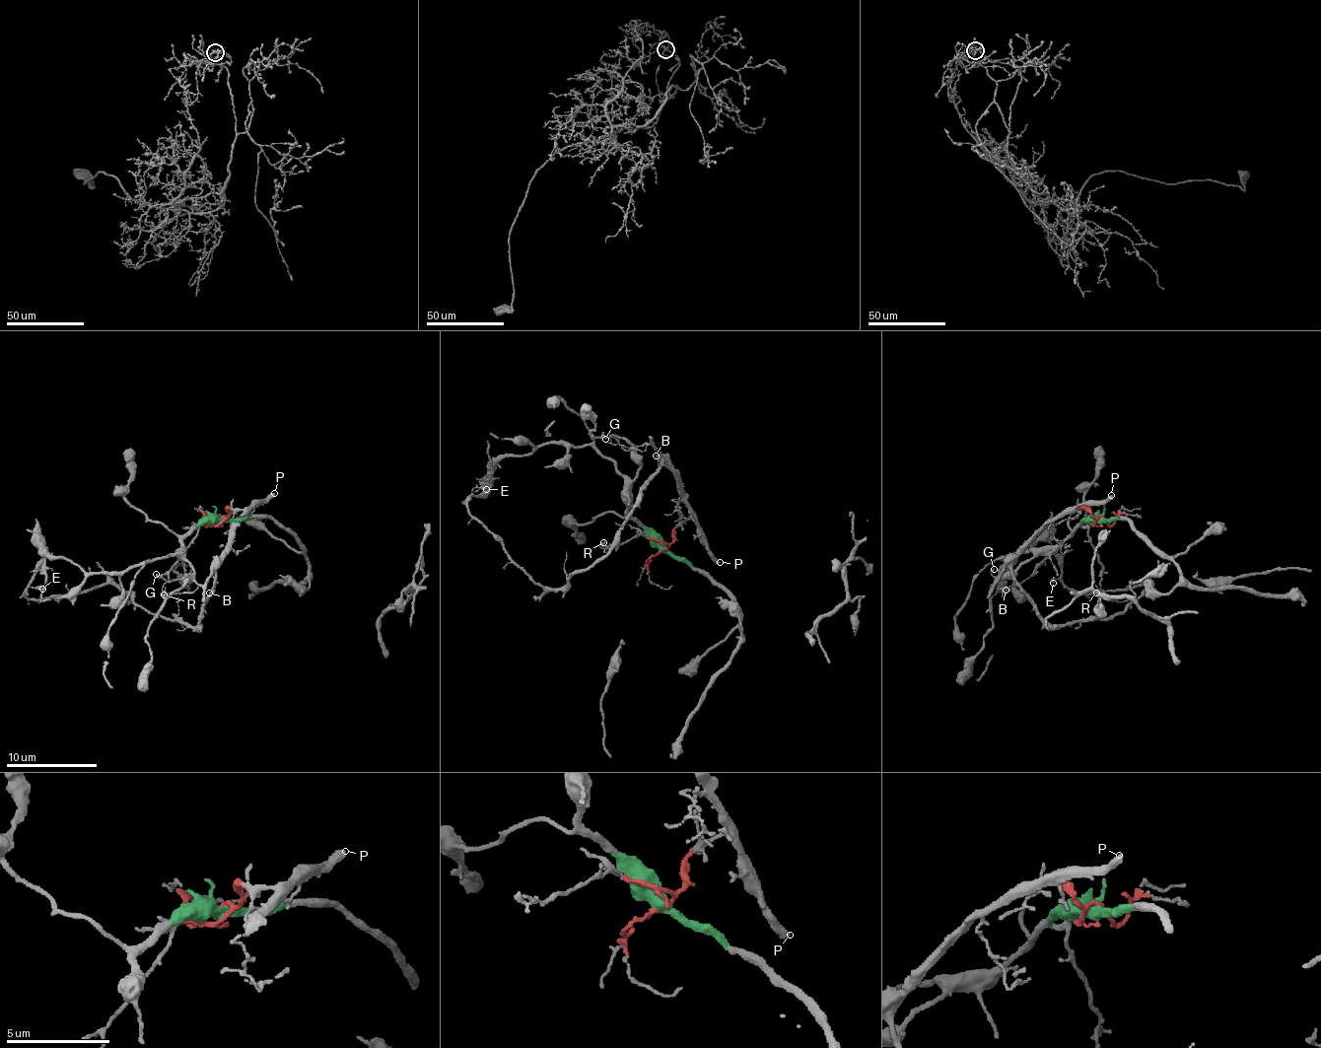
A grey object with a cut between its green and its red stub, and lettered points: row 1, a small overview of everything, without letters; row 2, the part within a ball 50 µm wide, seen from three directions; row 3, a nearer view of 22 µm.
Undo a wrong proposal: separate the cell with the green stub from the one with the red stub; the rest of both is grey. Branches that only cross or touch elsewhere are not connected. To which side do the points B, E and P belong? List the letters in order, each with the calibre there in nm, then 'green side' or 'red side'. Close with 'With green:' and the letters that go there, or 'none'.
B: 110 nm | red side
E: 200 nm | red side
P: 360 nm | red side
With green: none

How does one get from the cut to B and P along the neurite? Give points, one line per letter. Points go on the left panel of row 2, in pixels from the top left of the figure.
B: (220, 521), (228, 516), (227, 510), (242, 510), (230, 549), (217, 561), (215, 587), (209, 593)
P: (220, 521), (228, 516), (227, 510), (260, 505), (275, 493)

